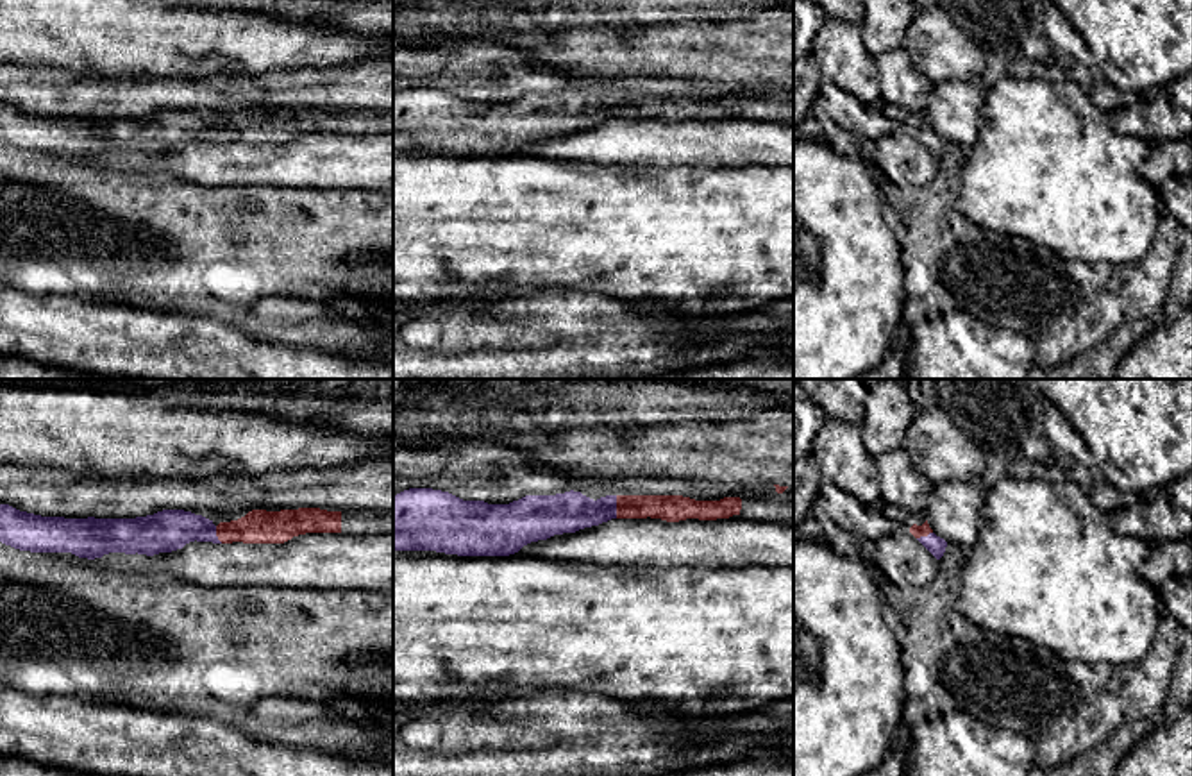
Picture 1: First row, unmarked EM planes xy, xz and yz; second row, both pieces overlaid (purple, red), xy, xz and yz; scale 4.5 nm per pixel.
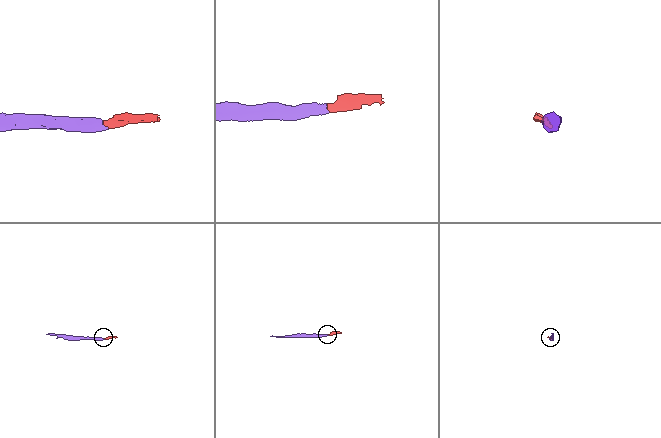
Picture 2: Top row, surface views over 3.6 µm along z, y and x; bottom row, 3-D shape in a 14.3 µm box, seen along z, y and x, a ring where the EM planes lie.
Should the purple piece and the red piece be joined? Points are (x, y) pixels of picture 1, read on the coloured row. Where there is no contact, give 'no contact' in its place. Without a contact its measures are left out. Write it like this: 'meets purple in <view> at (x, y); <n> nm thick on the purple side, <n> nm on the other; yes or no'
meets purple in xz at (615, 506); 180 nm thick on the purple side, 120 nm on the other; yes

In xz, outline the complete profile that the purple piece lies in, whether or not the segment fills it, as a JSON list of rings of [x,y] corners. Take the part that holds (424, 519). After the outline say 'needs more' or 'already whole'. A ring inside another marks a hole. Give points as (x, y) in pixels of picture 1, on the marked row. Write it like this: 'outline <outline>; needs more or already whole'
outline [[[776,486],[772,497],[724,497],[720,501],[695,501],[683,495],[606,495],[597,501],[581,492],[556,495],[525,495],[509,504],[463,501],[449,492],[409,488],[393,495],[393,552],[436,551],[457,556],[509,556],[524,545],[554,535],[575,533],[611,519],[661,519],[679,522],[686,519],[717,520],[742,515],[756,520],[793,524],[793,486]]]; needs more

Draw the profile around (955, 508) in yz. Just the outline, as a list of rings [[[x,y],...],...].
[[[944,481],[935,485],[926,510],[929,527],[947,544],[958,544],[969,552],[979,540],[985,497],[986,495],[979,488],[978,481]]]

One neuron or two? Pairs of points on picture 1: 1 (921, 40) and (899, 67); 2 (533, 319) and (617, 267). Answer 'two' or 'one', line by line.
1: two
2: two

